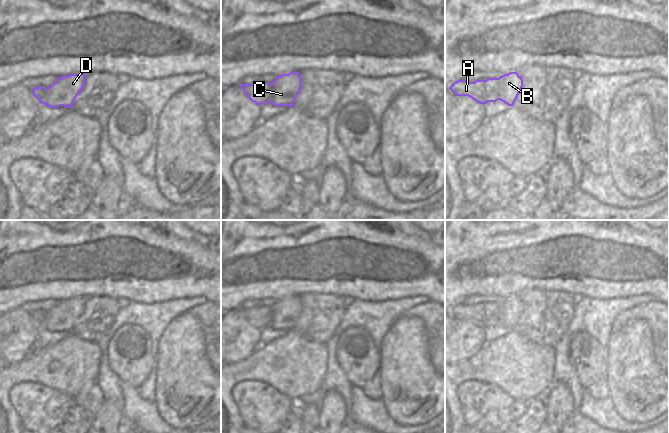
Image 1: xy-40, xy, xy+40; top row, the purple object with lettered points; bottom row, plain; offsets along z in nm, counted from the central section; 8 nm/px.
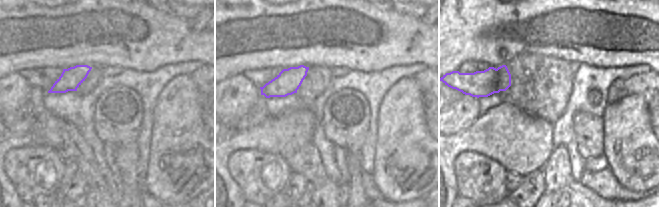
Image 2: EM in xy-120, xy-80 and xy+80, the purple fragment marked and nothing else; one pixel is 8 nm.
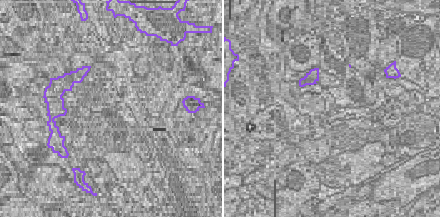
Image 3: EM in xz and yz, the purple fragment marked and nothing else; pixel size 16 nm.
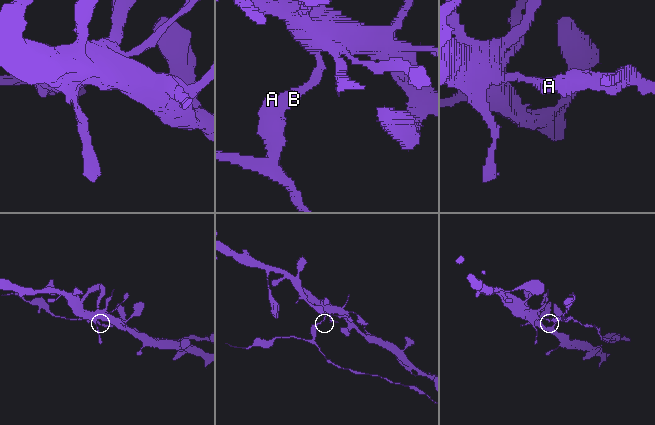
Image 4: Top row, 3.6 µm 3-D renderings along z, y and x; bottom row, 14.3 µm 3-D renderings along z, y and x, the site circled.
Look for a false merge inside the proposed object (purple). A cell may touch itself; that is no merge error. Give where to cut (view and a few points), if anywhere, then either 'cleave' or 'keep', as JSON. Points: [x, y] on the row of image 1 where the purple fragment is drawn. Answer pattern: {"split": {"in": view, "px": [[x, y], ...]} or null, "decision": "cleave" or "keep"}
{"split": {"in": "xy+40", "px": [[498, 78], [499, 99]]}, "decision": "cleave"}

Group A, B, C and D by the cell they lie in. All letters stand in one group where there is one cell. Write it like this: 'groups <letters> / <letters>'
groups A / B C D

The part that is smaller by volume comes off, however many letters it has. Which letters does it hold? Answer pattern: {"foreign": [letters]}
{"foreign": ["A"]}

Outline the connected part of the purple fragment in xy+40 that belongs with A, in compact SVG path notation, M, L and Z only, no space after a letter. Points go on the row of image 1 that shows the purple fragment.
M499 78L468 82L458 80L449 87L455 96L468 96L480 104L499 100Z

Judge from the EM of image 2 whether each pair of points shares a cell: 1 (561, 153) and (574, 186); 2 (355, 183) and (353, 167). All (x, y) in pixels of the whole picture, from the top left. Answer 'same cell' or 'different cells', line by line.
1: different cells
2: same cell

